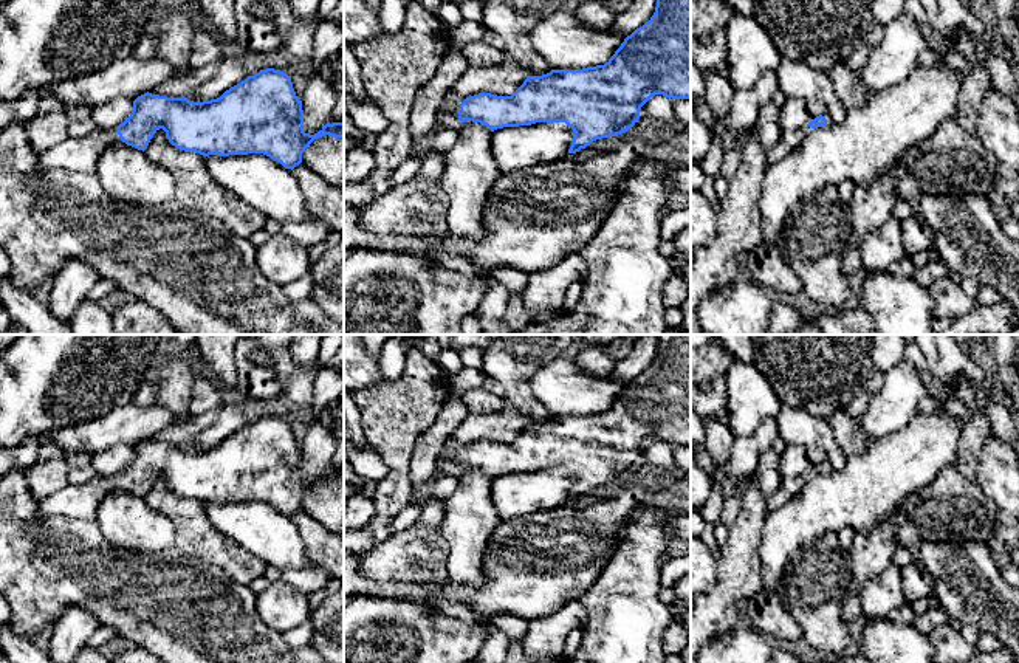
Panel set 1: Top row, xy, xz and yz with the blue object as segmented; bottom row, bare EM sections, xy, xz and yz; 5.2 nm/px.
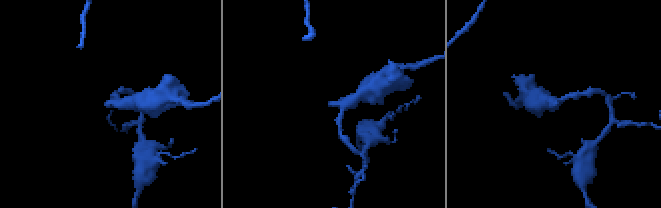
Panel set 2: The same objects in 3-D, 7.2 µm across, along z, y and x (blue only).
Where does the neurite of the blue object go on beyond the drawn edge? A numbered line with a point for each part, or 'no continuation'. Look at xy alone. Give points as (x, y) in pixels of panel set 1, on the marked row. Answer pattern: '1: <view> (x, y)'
1: xy (81, 154)

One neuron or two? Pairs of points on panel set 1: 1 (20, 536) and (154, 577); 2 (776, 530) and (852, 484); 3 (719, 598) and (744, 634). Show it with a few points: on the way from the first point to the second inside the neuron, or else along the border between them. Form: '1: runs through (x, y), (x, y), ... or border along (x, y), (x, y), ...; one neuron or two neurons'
1: runs through (53, 558), (95, 577), (121, 577); one neuron
2: runs through (795, 522), (833, 499); one neuron
3: border along (742, 621), (706, 643); two neurons

